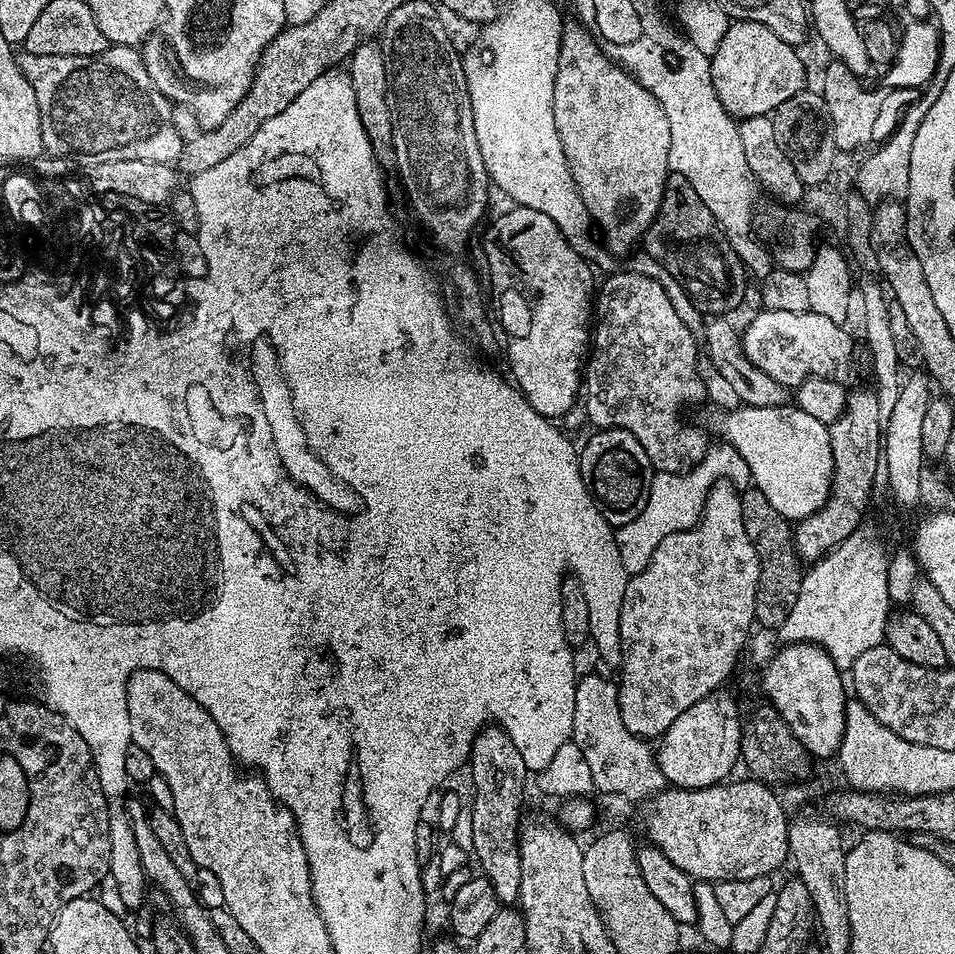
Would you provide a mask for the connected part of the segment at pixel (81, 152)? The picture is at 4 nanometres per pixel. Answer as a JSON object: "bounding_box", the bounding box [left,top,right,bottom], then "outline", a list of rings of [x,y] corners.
{"bounding_box":[16,44,184,166],"outline":[[[113,44],[102,50],[102,54],[93,56],[30,54],[20,50],[16,52],[16,61],[26,82],[34,86],[34,98],[38,98],[42,118],[42,142],[49,157],[89,160],[93,166],[122,162],[126,158],[163,164],[179,161],[184,151],[184,139],[174,124],[174,105],[162,90],[158,90],[158,86],[154,86],[144,65],[144,57],[135,47]]]}

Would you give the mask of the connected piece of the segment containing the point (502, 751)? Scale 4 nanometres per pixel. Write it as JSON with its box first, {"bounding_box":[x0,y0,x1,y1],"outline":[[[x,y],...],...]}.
{"bounding_box":[466,724,530,906],"outline":[[[485,724],[481,728],[480,733],[474,738],[472,743],[472,752],[466,758],[467,763],[472,763],[472,788],[476,793],[472,796],[472,844],[470,843],[470,852],[480,863],[479,871],[482,873],[485,880],[487,880],[489,886],[492,887],[492,894],[496,897],[497,901],[504,906],[512,906],[519,901],[520,898],[520,882],[522,880],[522,868],[520,866],[520,829],[522,827],[522,815],[520,816],[520,807],[524,804],[524,787],[529,787],[530,773],[526,762],[522,762],[522,754],[518,754],[518,746],[514,746],[514,742],[510,738],[510,734],[506,734],[506,730],[502,730],[499,724]]]}

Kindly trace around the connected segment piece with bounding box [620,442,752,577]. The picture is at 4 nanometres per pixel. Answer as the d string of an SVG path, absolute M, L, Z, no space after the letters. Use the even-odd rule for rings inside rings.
M719 443L709 446L704 457L688 472L656 472L653 475L650 498L646 498L642 514L638 514L634 522L622 525L620 557L629 577L646 570L646 566L654 558L654 550L658 550L658 542L662 542L666 534L678 534L682 530L693 528L699 522L702 510L706 506L706 498L719 480L729 480L741 490L752 484L750 466L746 466L746 458L742 458L742 454L738 454L732 444Z

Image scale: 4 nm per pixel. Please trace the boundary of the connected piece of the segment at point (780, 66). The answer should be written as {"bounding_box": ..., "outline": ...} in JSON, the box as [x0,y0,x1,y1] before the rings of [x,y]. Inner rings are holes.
{"bounding_box":[711,20,805,120],"outline":[[[732,20],[718,50],[711,53],[712,81],[718,102],[733,118],[745,120],[775,112],[786,98],[805,91],[804,64],[793,45],[782,42],[770,26],[753,20]]]}

